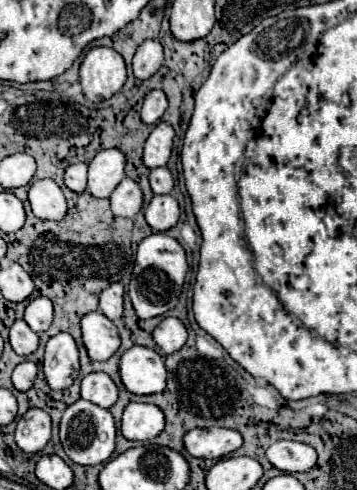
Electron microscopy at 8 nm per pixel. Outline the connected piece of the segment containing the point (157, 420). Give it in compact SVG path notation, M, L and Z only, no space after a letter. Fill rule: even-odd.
M130 402L122 414L122 436L126 440L152 440L164 428L164 414L154 404Z

